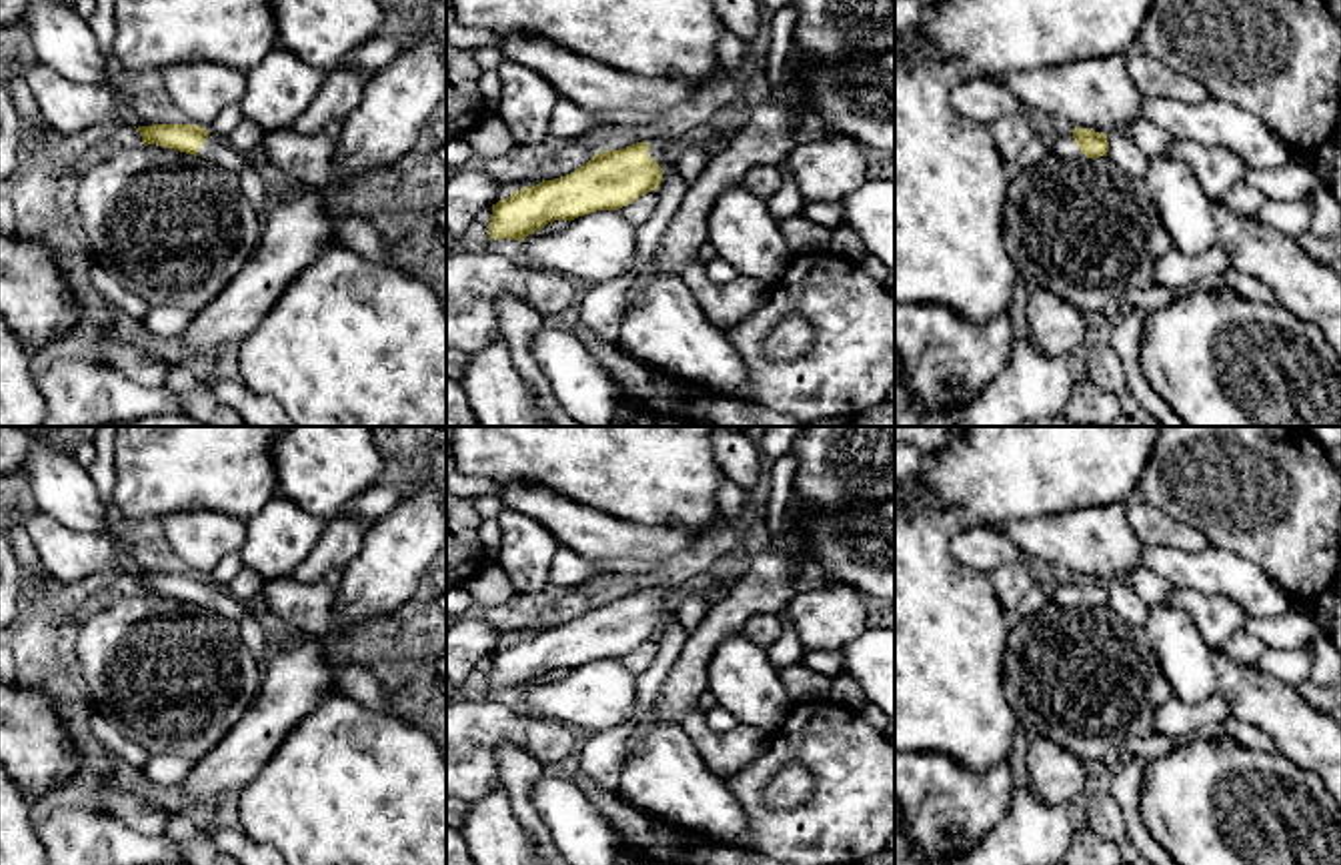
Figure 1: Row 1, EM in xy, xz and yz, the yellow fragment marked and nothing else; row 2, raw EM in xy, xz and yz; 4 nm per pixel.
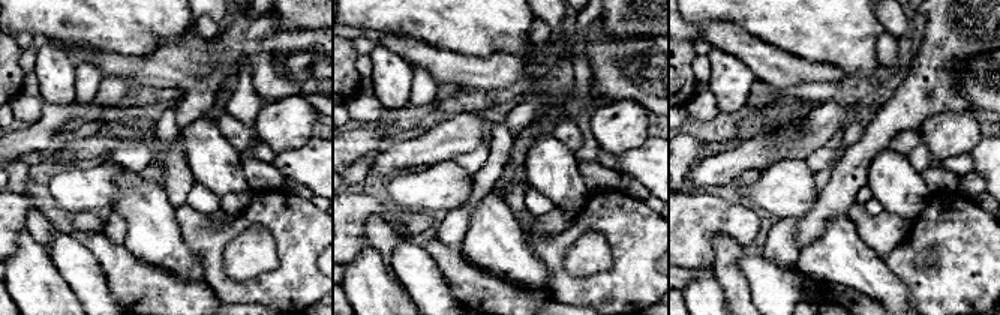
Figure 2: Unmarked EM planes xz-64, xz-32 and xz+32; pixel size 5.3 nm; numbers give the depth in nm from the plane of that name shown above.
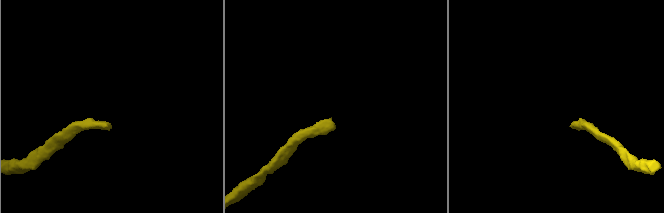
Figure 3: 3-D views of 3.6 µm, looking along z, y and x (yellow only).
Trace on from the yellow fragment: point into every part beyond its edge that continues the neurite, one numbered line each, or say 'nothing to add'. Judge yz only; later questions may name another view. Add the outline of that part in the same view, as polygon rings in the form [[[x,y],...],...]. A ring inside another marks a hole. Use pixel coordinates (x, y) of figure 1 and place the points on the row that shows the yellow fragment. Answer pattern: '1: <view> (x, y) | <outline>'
1: yz (1063, 147) | [[[1073,134],[1069,136],[1057,136],[1053,140],[1053,144],[1049,146],[1049,150],[1057,156],[1057,158],[1083,158],[1085,154],[1079,150],[1079,146],[1075,144]]]

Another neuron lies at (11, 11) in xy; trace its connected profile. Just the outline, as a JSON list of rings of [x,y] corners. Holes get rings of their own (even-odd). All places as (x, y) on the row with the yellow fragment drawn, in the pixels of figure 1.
[[[0,0],[0,26],[22,24],[30,0]]]

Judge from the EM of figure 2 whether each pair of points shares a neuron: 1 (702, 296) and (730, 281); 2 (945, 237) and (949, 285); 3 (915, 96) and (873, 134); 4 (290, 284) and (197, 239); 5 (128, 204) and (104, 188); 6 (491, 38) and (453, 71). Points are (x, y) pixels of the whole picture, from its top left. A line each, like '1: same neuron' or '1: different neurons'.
1: different neurons
2: same neuron
3: same neuron
4: same neuron
5: different neurons
6: different neurons

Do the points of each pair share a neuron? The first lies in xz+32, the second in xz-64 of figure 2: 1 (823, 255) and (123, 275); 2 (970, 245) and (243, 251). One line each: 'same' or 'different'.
1: different
2: different

